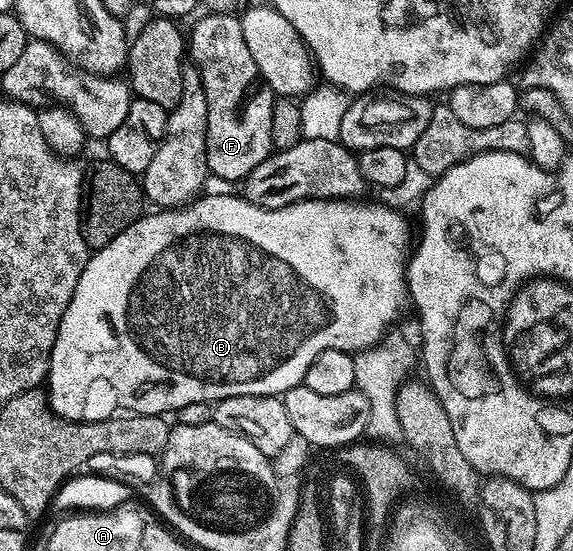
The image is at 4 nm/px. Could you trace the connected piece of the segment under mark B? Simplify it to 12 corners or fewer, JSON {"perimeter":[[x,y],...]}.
{"perimeter":[[153,210],[90,255],[47,399],[280,397],[381,344],[409,224]]}

